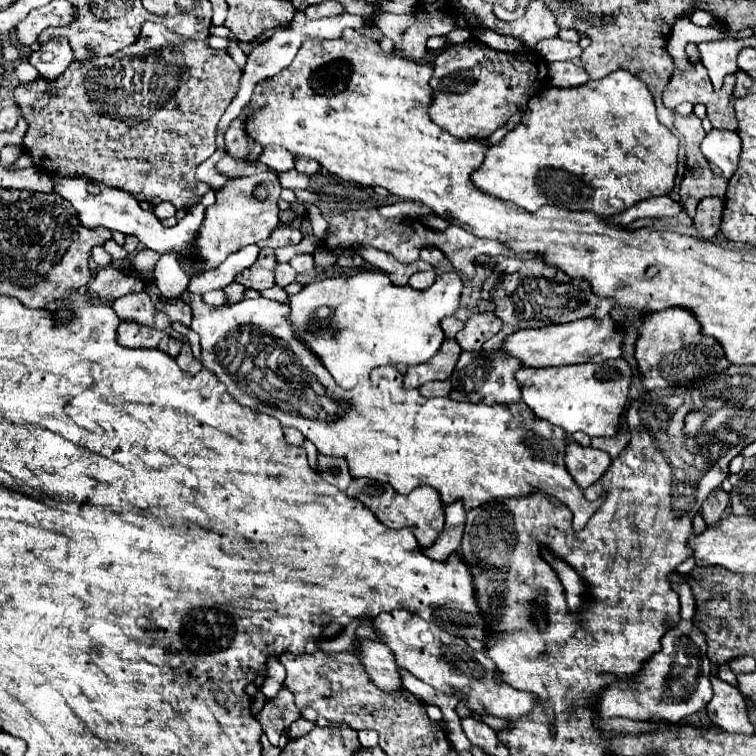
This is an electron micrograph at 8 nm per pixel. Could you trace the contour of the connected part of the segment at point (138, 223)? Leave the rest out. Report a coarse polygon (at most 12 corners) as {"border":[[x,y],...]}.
{"border":[[87,176],[53,178],[85,228],[137,236],[159,254],[193,256],[205,208],[167,228],[131,194]]}

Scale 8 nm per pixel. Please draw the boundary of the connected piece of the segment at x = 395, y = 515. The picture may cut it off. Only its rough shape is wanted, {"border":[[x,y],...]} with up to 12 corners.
{"border":[[353,480],[369,490],[369,510],[389,528],[415,526],[431,546],[445,526],[443,500],[431,486],[403,496],[389,484]]}

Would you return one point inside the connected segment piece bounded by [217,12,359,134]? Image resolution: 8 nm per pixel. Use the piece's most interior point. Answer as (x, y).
(268, 58)

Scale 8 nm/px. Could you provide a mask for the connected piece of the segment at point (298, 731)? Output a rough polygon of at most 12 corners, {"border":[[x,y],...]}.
{"border":[[305,718],[295,720],[289,728],[291,738],[311,732],[315,722]]}

